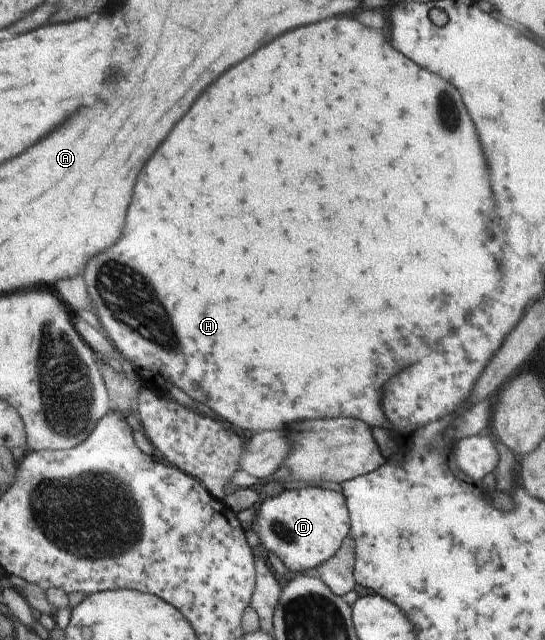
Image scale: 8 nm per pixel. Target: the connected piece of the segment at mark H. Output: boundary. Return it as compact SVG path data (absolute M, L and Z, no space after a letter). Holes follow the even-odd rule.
M335 17L335 19L327 19L327 21L321 21L321 23L315 23L315 25L309 25L309 27L301 27L301 29L295 29L295 31L289 31L289 33L285 33L285 35L281 35L281 37L279 37L279 39L275 39L275 41L273 41L273 43L269 43L269 45L267 45L267 47L261 47L261 49L259 49L259 51L257 51L257 53L255 53L255 55L251 55L251 57L249 57L249 59L245 59L245 61L243 61L243 63L239 63L239 65L235 65L235 67L233 67L233 69L231 69L231 71L227 71L227 75L223 75L223 79L217 79L217 81L215 81L215 83L213 83L213 85L211 85L211 87L209 87L209 89L207 89L207 91L205 91L205 93L203 93L203 95L201 95L201 97L199 97L199 99L197 99L197 103L195 103L195 107L191 107L191 111L189 111L189 113L187 113L187 115L185 115L185 117L183 117L183 119L181 119L181 121L179 121L179 127L175 127L175 131L171 131L171 139L167 139L167 143L163 143L163 147L159 147L159 151L157 151L157 153L155 153L155 155L153 155L153 157L151 157L151 163L147 163L147 167L143 167L143 175L139 175L139 183L137 183L137 185L135 185L135 199L133 199L133 201L132 201L132 202L131 202L131 205L130 205L130 209L129 209L129 211L128 211L128 213L129 213L129 215L127 215L127 217L126 217L126 227L125 227L125 229L127 229L127 231L123 231L123 235L122 235L122 238L121 238L121 239L119 239L119 241L118 241L118 242L117 242L117 243L116 243L116 244L115 244L115 245L114 245L114 246L113 246L113 247L110 247L110 249L111 249L111 251L105 251L105 253L103 253L103 255L99 255L99 257L95 257L95 259L91 259L91 267L87 267L87 271L85 271L85 279L87 279L87 287L89 287L89 293L91 293L91 299L93 299L93 305L95 305L95 311L97 311L97 315L99 315L99 319L101 319L101 323L103 323L103 325L105 325L105 331L107 331L107 335L109 335L109 337L111 337L111 339L110 339L110 340L111 340L111 341L112 341L112 343L113 343L113 344L114 344L114 345L115 345L115 346L116 346L116 348L117 348L117 349L118 349L118 350L119 350L119 351L120 351L120 352L122 352L122 355L123 355L123 356L124 356L124 357L125 357L125 363L127 363L127 364L128 364L128 366L130 366L130 368L131 368L131 369L132 369L132 370L133 370L133 371L134 371L134 374L135 374L135 375L136 375L136 377L137 377L137 378L138 378L138 380L139 380L139 382L140 382L140 383L143 383L143 384L146 384L146 385L149 385L149 384L152 384L152 385L154 385L154 384L156 384L156 383L158 383L158 382L159 382L159 381L163 381L163 379L165 379L165 381L171 381L171 383L173 383L173 385L177 385L177 387L179 387L179 389L183 389L183 391L185 391L185 393L187 393L187 395L191 395L191 397L193 397L193 399L195 399L195 401L201 401L201 403L205 403L205 405L209 405L209 407L213 407L213 411L217 411L217 413L219 413L219 415L221 415L221 417L223 417L223 419L227 419L227 421L231 421L231 423L232 423L232 424L233 424L233 425L237 425L237 427L241 427L241 429L247 429L247 431L257 431L257 433L259 433L259 431L265 431L265 429L285 429L285 425L291 425L291 423L297 423L297 421L309 421L309 419L333 419L333 417L341 417L341 418L351 418L351 419L360 419L360 420L363 420L363 421L366 421L366 422L367 422L367 423L368 423L368 424L371 424L371 425L372 425L372 427L377 427L377 428L385 428L385 429L388 429L388 430L389 430L389 429L393 429L393 425L391 425L391 422L389 422L389 419L387 419L387 417L385 417L385 413L383 413L383 407L381 407L381 389L383 389L383 387L385 387L385 383L388 383L388 382L389 382L389 381L390 381L390 380L391 380L391 379L393 379L393 377L395 377L395 374L397 374L397 373L398 373L398 372L399 372L399 371L401 371L401 369L405 369L405 367L408 367L408 366L409 366L409 365L413 365L413 363L415 363L415 361L417 361L417 359L421 359L421 357L423 357L423 355L426 355L426 354L427 354L427 353L428 353L428 352L429 352L429 349L431 349L431 347L429 347L429 345L433 345L433 343L435 343L435 341L437 341L437 339L440 339L440 338L441 338L441 337L446 337L446 335L449 335L449 333L451 333L451 331L453 331L453 329L455 329L455 327L459 327L459 325L462 325L462 324L463 324L463 321L464 321L464 320L465 320L465 314L469 314L469 313L468 313L468 312L469 312L469 311L470 311L470 310L471 310L471 309L472 309L472 307L475 307L475 305L477 305L477 304L478 304L478 303L479 303L479 302L480 302L480 301L481 301L481 299L483 299L483 295L489 295L489 293L491 293L491 291L493 291L493 289L495 289L495 287L497 287L497 279L499 279L499 267L497 267L497 259L501 259L501 245L503 245L503 243L501 243L501 237L499 237L499 233L501 233L501 231L503 231L503 229L505 229L505 223L503 223L503 221L499 221L499 219L497 219L497 215L495 215L495 201L493 201L493 197L491 197L491 189L489 189L489 173L487 173L487 165L485 165L485 159L483 159L483 153L481 153L481 147L479 147L479 139L477 139L477 133L475 133L475 127L473 127L473 123L471 123L471 119L469 119L469 115L467 115L467 110L466 110L466 109L465 109L465 106L464 106L464 105L463 105L463 103L461 103L461 101L462 101L462 99L461 99L461 96L460 96L460 95L459 95L459 92L458 92L458 91L457 91L457 88L456 88L456 87L455 87L455 86L454 86L454 85L452 85L452 84L450 84L450 83L449 83L449 82L448 82L448 81L447 81L447 80L446 80L446 79L443 79L443 78L442 78L442 77L441 77L441 76L438 76L438 75L437 75L437 74L434 74L434 73L431 73L431 72L430 72L430 71L427 71L427 70L426 70L426 69L423 69L423 68L422 68L422 67L419 67L419 66L418 66L418 64L416 64L416 63L413 63L413 62L412 62L412 61L411 61L411 60L410 60L410 59L407 59L407 58L406 58L406 57L405 57L405 56L404 56L404 55L403 55L403 54L402 54L402 52L399 52L399 53L397 53L397 51L395 51L395 47L394 47L394 44L393 44L393 43L391 43L391 39L387 39L387 37L385 37L385 35L383 35L383 33L379 33L379 31L375 31L375 29L372 29L372 28L369 28L369 27L367 27L367 26L366 26L366 25L365 25L365 24L364 24L364 23L359 23L359 21L357 21L357 19L347 19L347 17ZM125 277L127 277L127 279L129 279L129 281L133 281L133 285L131 285L131 287L129 287L129 285L125 285ZM127 287L129 287L129 289L133 289L133 297L131 297L131 299L129 299L129 295L127 295ZM145 291L151 291L151 295L153 295L153 297L155 297L155 299L143 299L143 295L145 295Z

